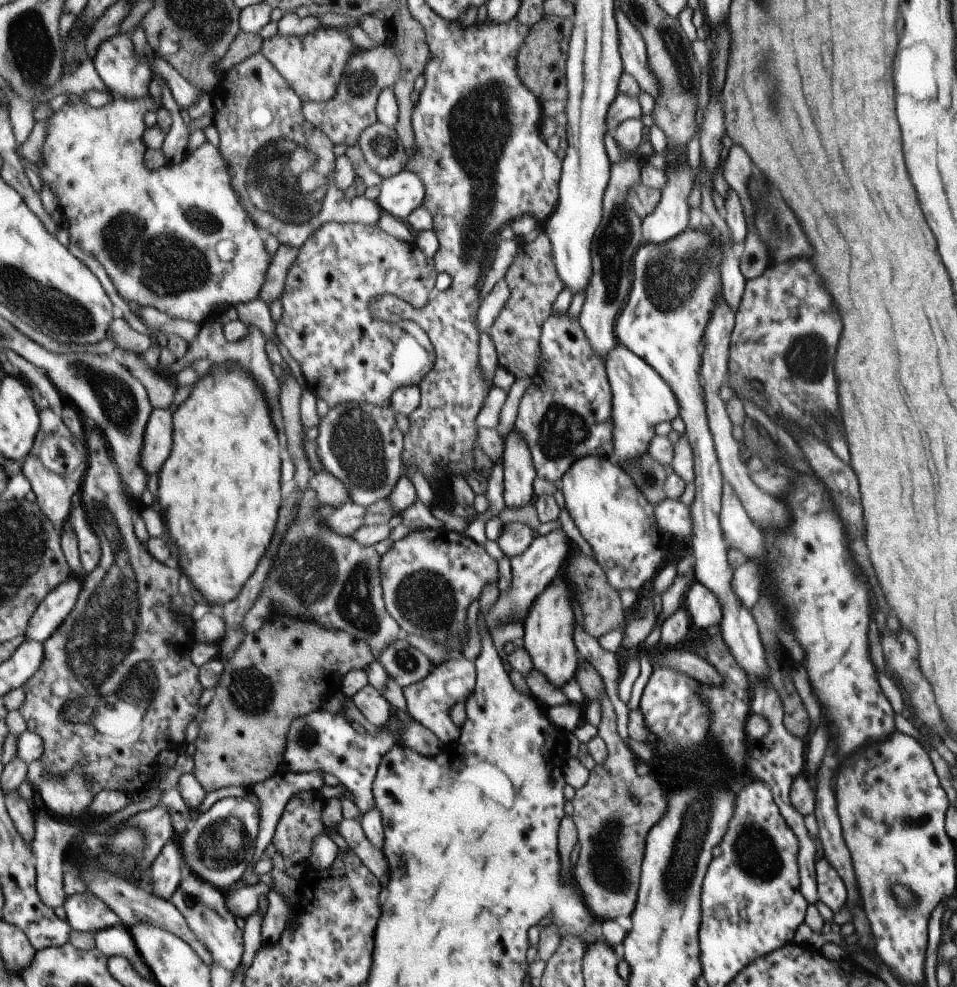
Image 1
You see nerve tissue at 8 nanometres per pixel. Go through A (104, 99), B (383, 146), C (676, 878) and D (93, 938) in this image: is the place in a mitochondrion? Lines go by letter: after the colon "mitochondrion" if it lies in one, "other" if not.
A: other
B: mitochondrion
C: mitochondrion
D: other

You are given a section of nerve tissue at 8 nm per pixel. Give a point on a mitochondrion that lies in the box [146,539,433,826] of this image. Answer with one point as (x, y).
(250, 692)

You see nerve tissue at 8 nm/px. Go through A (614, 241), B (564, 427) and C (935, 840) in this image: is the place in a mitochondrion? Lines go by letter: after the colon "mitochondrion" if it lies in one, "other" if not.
A: mitochondrion
B: mitochondrion
C: other

